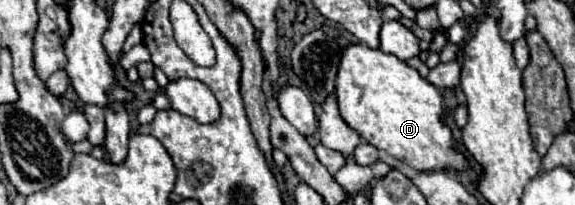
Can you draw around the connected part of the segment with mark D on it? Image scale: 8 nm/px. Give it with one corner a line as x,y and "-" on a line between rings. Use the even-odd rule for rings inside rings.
366,44
348,46
340,60
336,96
342,118
356,128
364,140
412,170
464,172
470,168
470,162
456,148
452,130
444,120
442,94
396,56
372,50

